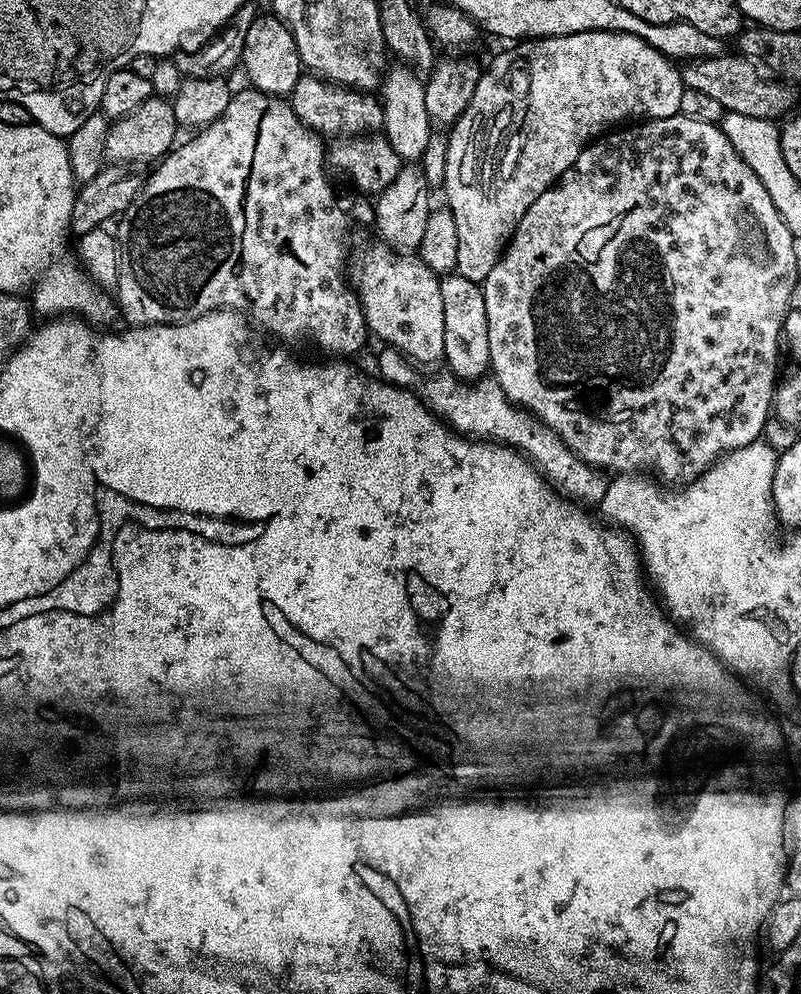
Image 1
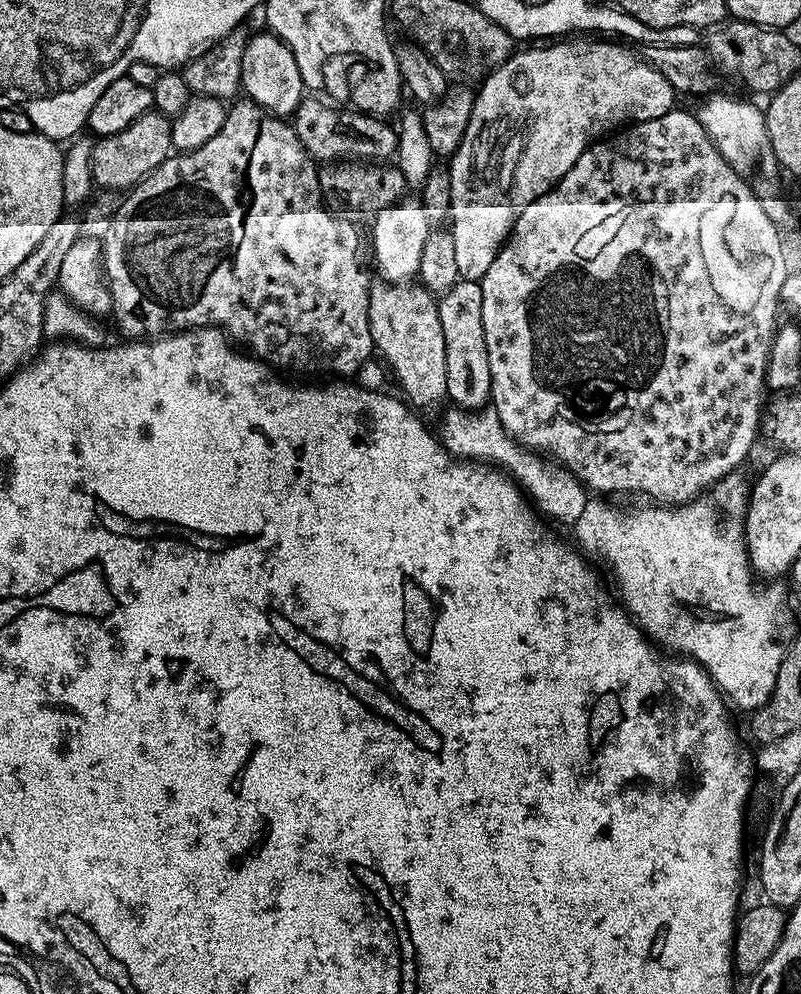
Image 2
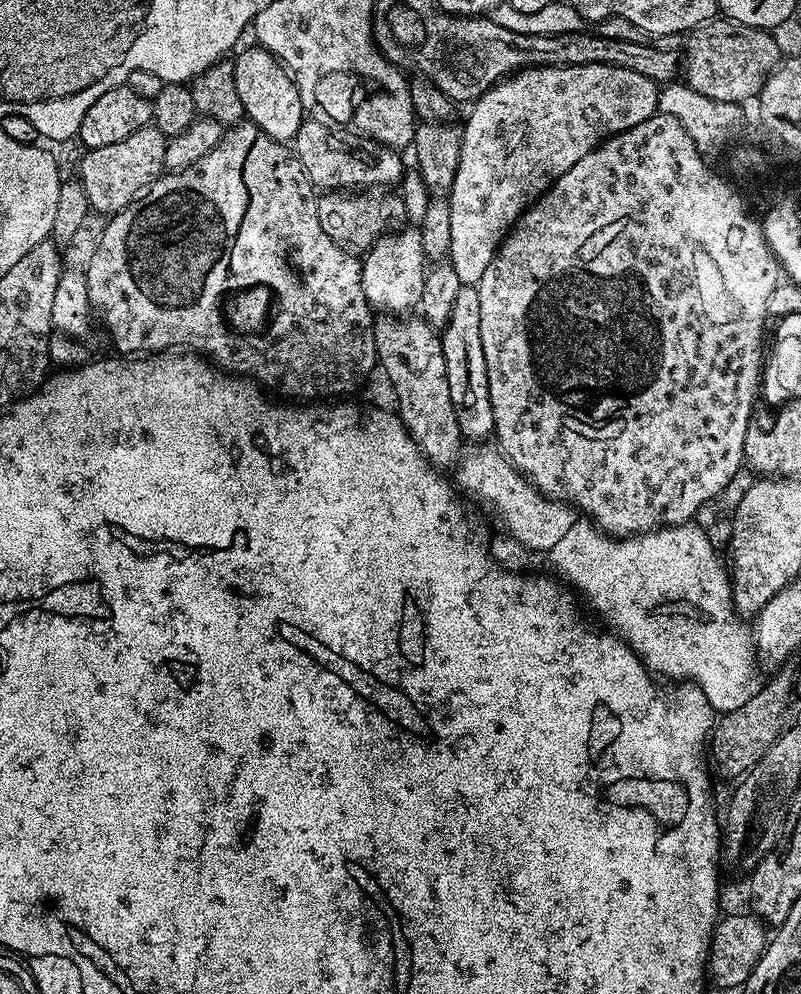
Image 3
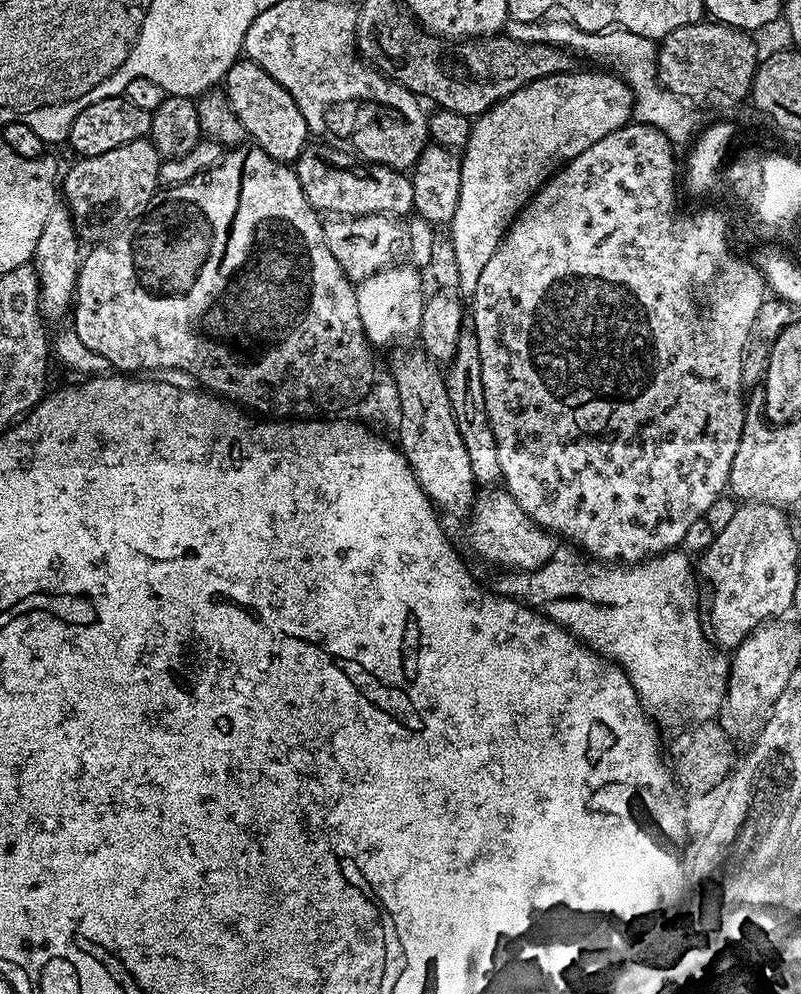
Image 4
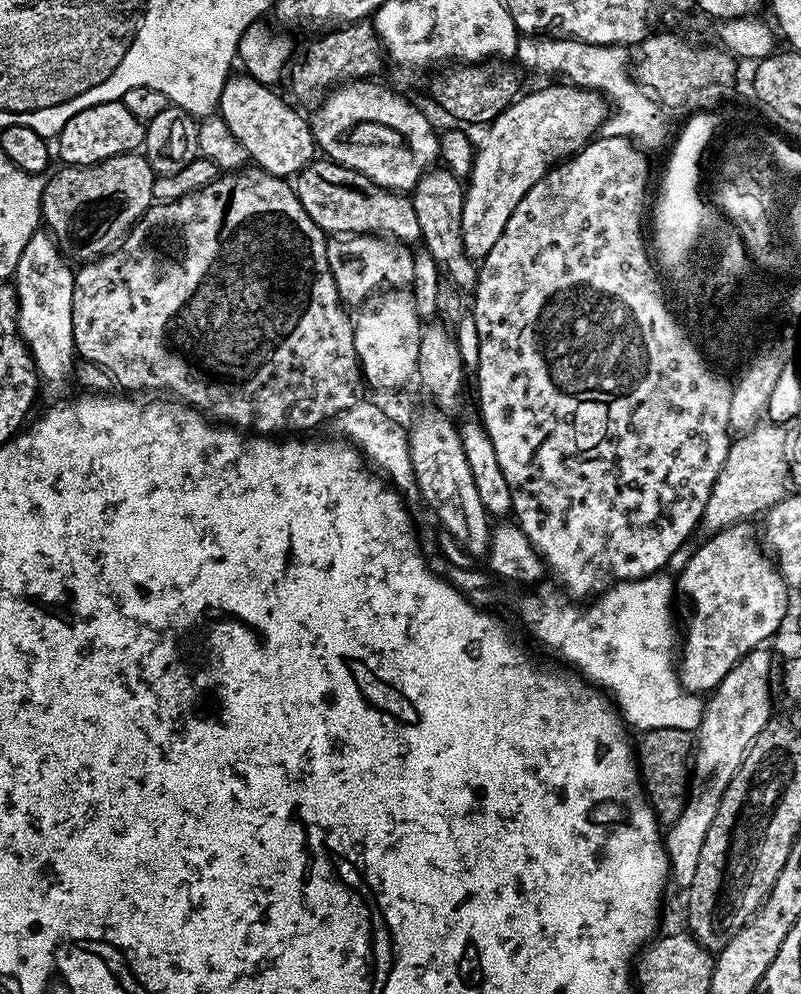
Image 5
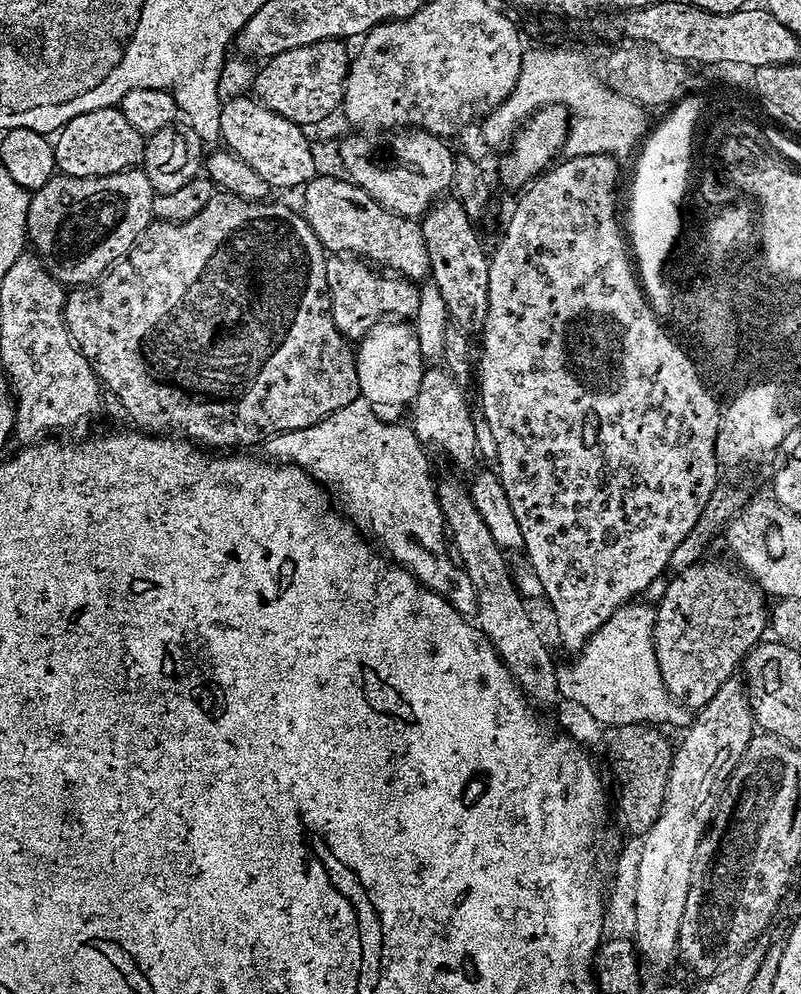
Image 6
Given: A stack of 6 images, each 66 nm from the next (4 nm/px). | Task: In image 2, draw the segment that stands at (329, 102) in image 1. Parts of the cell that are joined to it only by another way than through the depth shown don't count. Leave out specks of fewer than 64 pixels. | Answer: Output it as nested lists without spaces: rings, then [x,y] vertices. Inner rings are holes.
[[[304,97],[292,115],[293,128],[312,159],[326,164],[350,157],[386,162],[397,153],[397,129],[385,119],[359,110],[339,113],[316,98]]]

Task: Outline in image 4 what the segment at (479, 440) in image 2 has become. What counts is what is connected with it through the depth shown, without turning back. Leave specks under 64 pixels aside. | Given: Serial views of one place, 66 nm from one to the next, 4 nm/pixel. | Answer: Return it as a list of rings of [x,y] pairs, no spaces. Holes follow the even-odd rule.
[[[500,486],[489,487],[476,496],[468,522],[473,550],[492,564],[505,564],[503,567],[508,570],[533,572],[543,566],[558,547],[553,533],[532,521],[511,493]]]

